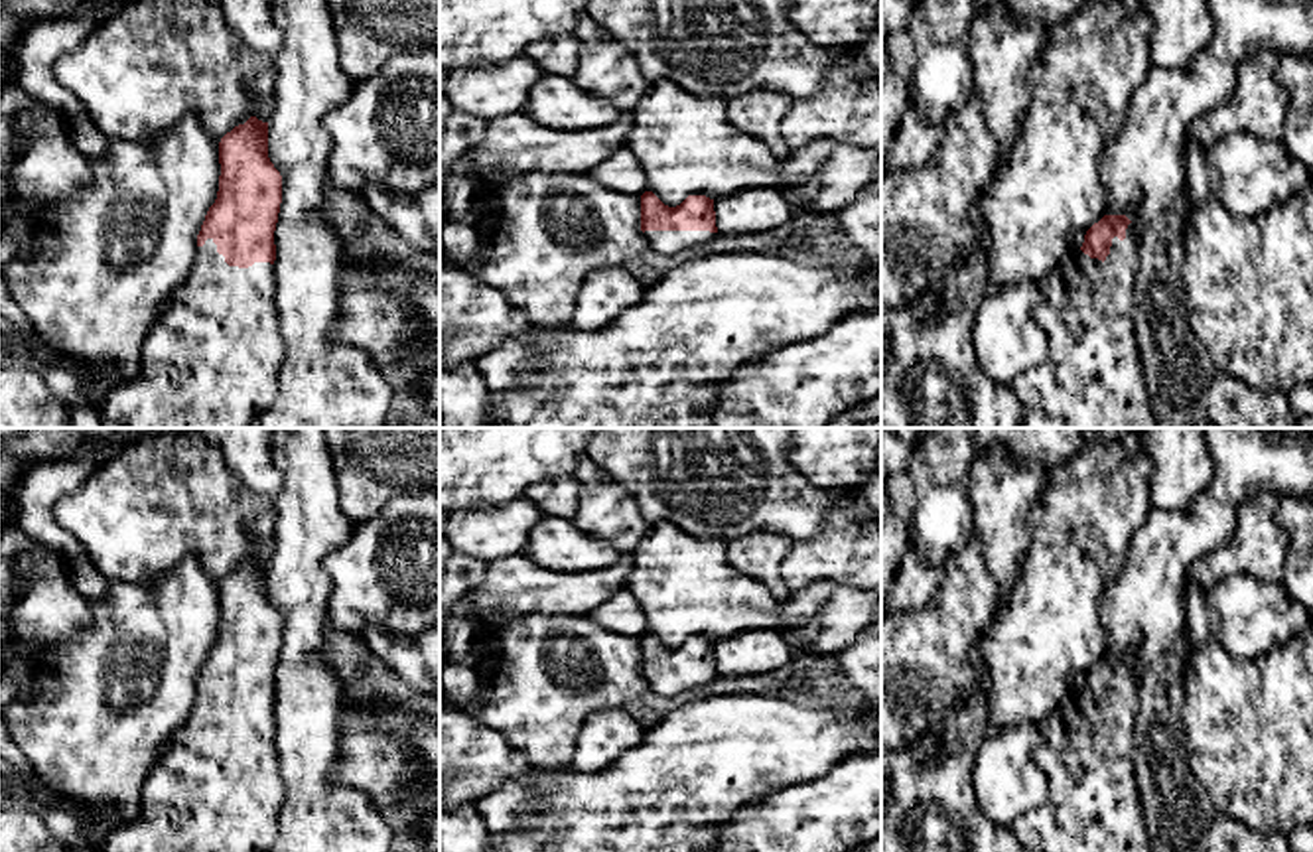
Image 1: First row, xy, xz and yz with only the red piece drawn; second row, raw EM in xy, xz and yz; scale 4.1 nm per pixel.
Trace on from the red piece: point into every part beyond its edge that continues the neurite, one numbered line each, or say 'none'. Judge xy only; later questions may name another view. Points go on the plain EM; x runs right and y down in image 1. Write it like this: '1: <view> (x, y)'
1: xy (217, 787)

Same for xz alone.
1: xz (667, 685)

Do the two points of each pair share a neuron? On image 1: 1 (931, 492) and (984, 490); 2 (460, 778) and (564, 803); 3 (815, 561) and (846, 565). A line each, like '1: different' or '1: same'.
1: different
2: different
3: same

